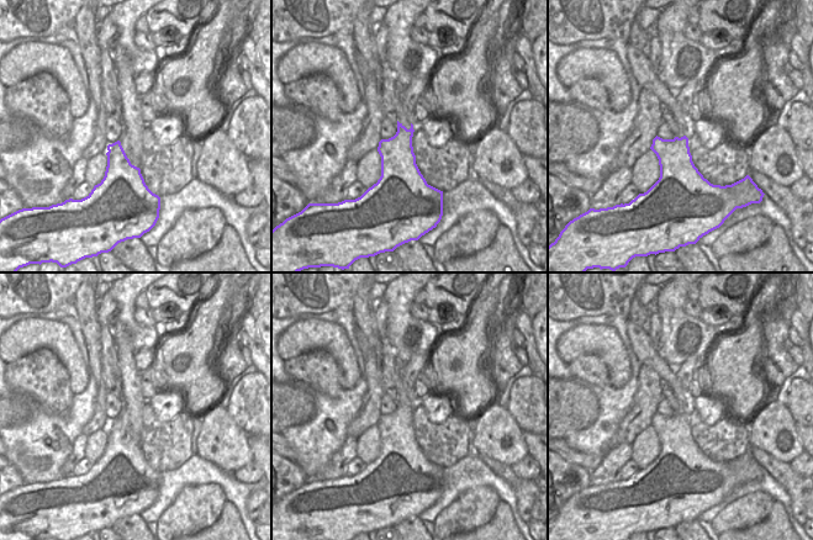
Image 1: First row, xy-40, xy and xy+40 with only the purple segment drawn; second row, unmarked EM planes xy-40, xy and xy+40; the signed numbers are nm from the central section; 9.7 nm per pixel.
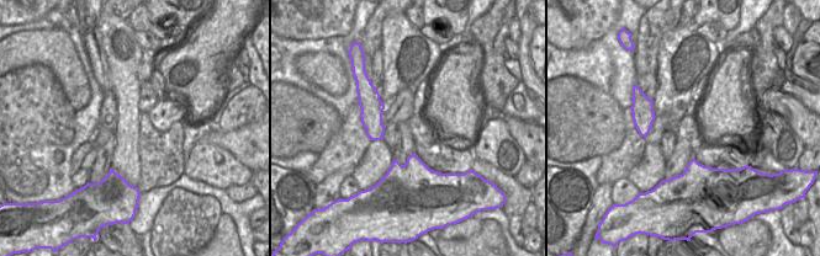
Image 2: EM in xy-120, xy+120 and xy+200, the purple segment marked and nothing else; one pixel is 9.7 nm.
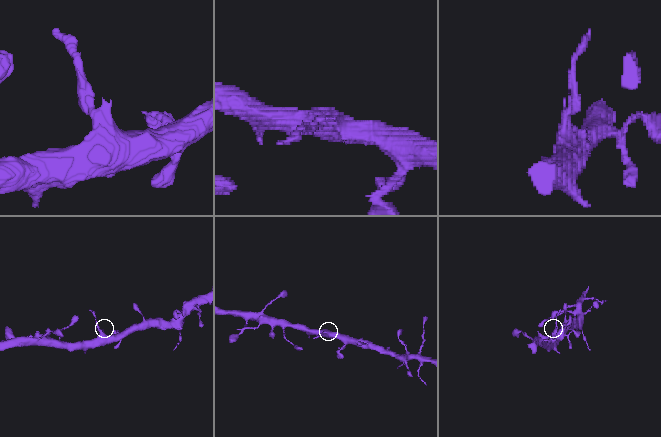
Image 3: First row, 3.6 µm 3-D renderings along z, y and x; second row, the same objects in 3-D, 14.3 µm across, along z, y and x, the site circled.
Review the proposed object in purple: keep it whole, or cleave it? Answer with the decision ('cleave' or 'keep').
cleave

